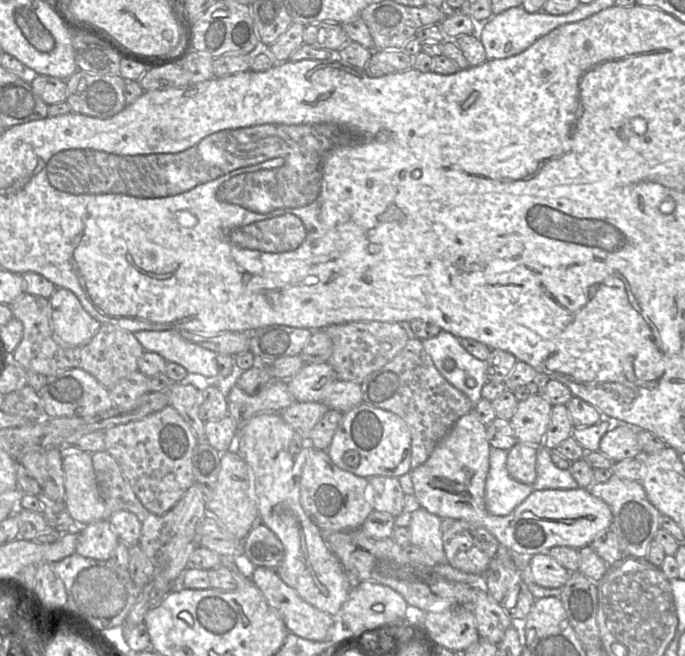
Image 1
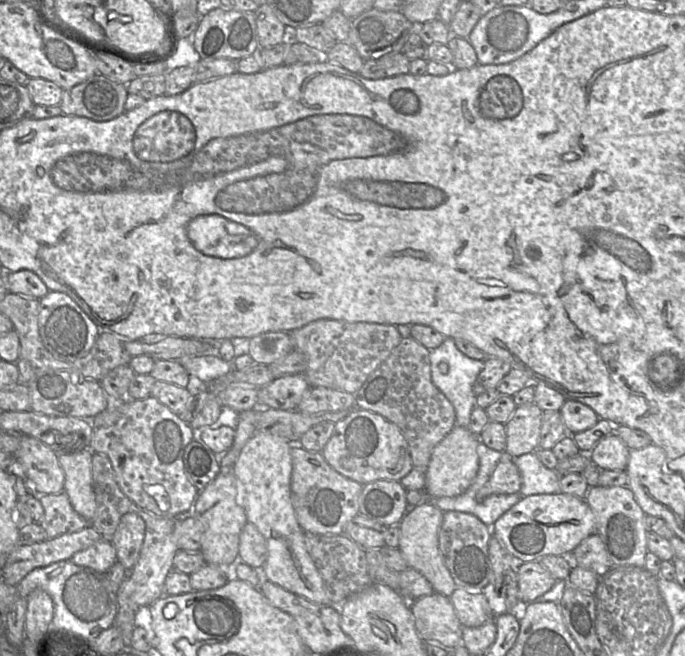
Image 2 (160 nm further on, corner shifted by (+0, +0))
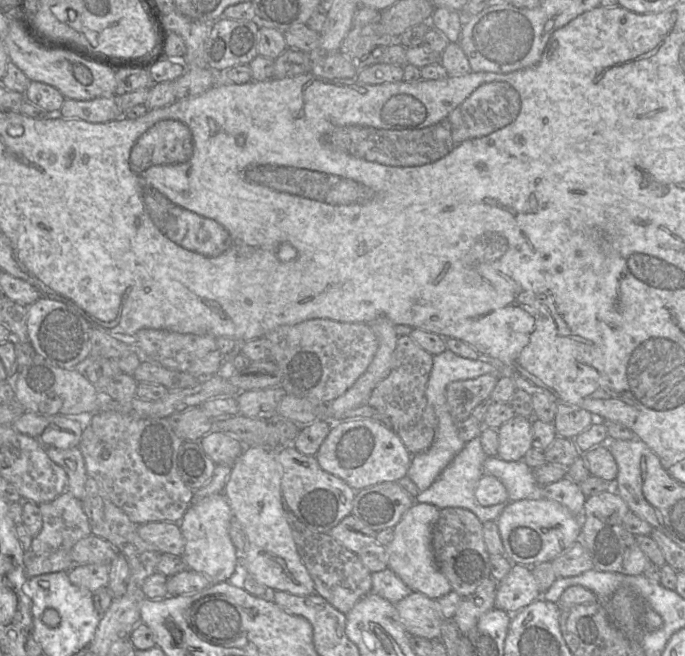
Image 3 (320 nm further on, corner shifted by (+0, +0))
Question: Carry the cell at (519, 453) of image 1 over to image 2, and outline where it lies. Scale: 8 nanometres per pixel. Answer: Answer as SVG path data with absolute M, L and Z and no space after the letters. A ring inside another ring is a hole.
M504 457L496 466L488 482L476 494L476 501L482 502L492 494L512 494L520 492L522 478L511 457Z

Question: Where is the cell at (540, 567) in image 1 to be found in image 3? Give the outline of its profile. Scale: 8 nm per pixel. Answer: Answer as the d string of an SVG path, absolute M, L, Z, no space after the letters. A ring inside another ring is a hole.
M513 564L509 573L497 582L495 608L515 614L541 595L531 567Z

